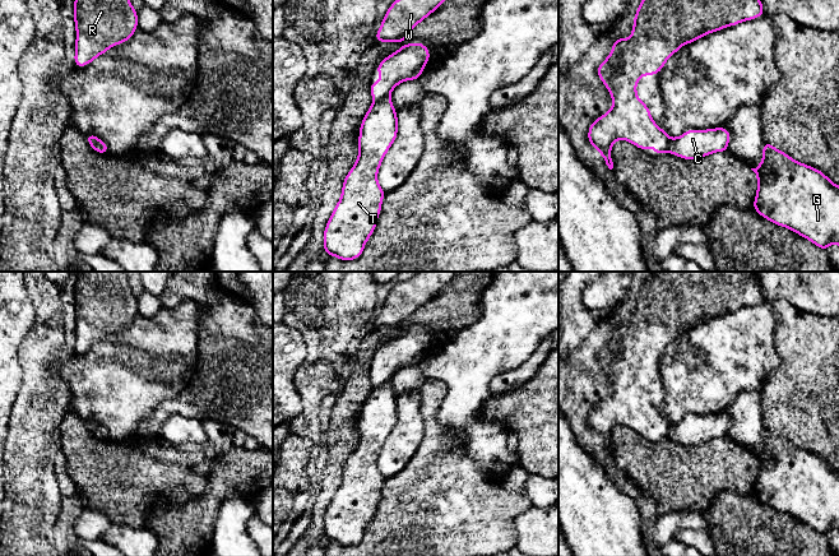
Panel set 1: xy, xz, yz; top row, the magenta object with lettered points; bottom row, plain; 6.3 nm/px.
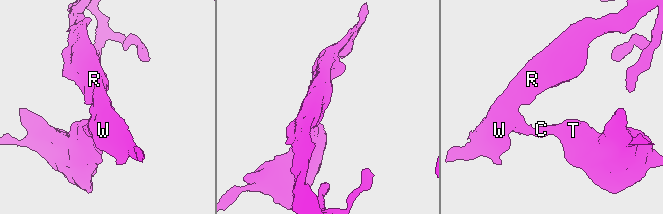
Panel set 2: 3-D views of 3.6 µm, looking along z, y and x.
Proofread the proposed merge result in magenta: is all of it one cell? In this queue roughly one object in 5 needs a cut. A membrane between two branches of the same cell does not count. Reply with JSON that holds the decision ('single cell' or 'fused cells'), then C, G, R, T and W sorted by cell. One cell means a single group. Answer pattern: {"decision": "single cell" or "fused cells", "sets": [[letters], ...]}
{"decision": "fused cells", "sets": [["C", "G", "T"], ["R", "W"]]}

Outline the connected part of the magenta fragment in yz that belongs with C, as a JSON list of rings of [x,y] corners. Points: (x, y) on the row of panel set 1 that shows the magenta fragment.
[[[726,126],[709,130],[690,129],[669,142],[668,152],[683,159],[697,159],[714,152],[728,153],[729,138],[731,133]]]

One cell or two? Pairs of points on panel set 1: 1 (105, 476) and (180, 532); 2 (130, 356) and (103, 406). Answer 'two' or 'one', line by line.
1: two
2: one

